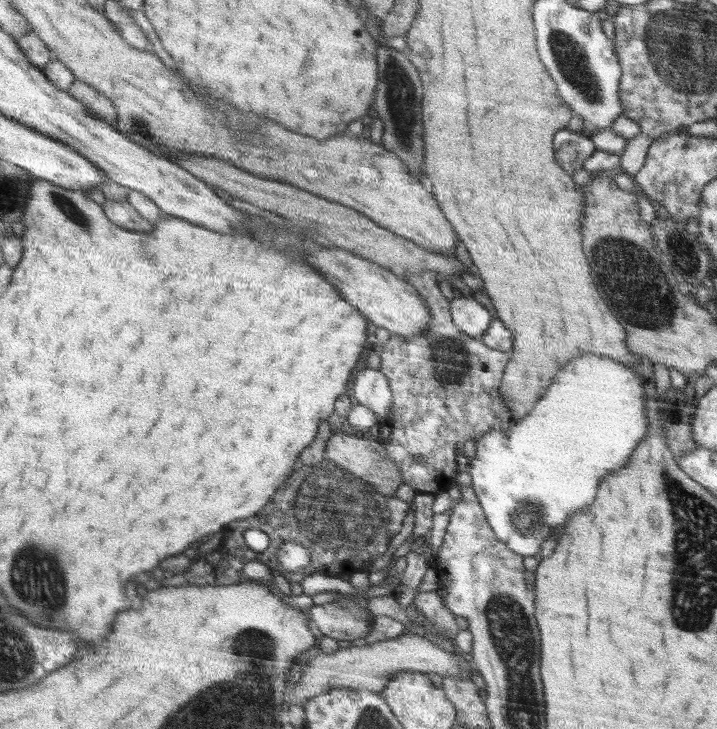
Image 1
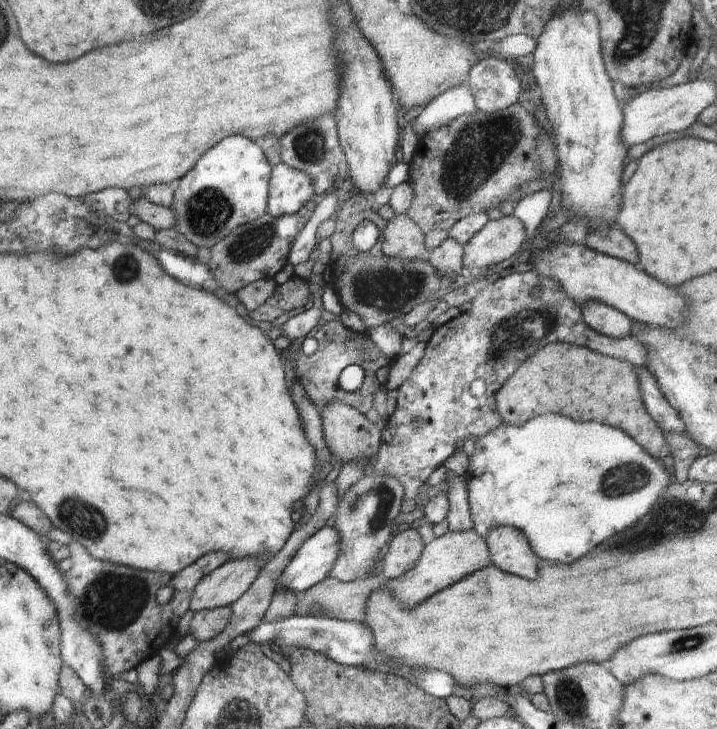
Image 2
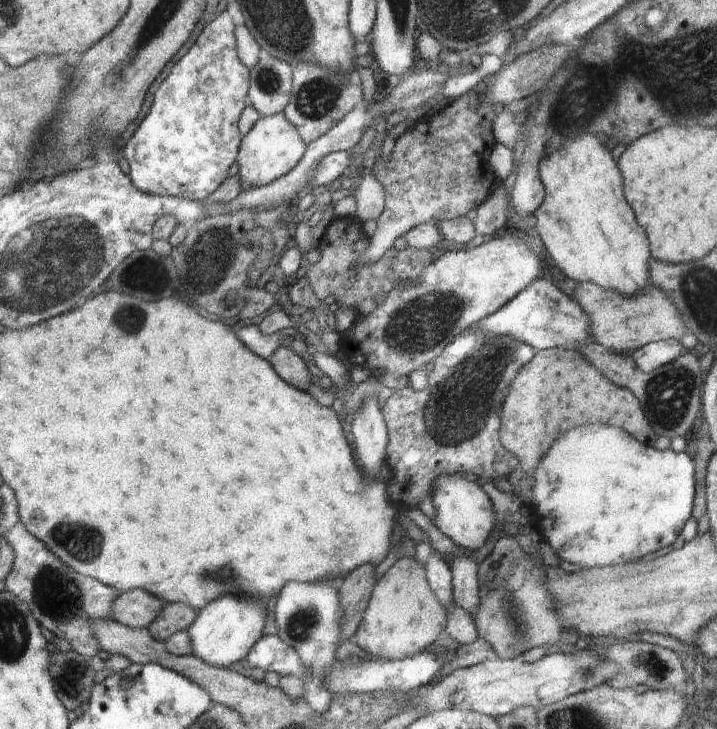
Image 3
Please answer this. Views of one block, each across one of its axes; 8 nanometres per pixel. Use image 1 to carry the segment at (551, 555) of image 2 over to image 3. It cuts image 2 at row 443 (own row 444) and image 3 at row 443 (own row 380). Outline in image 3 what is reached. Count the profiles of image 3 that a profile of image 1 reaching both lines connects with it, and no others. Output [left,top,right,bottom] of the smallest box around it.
[515,424,695,568]

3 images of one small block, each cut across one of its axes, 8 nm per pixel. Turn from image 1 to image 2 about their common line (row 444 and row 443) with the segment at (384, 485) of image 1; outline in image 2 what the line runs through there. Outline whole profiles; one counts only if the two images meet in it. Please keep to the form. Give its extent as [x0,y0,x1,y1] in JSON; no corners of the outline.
[320,402,382,465]

